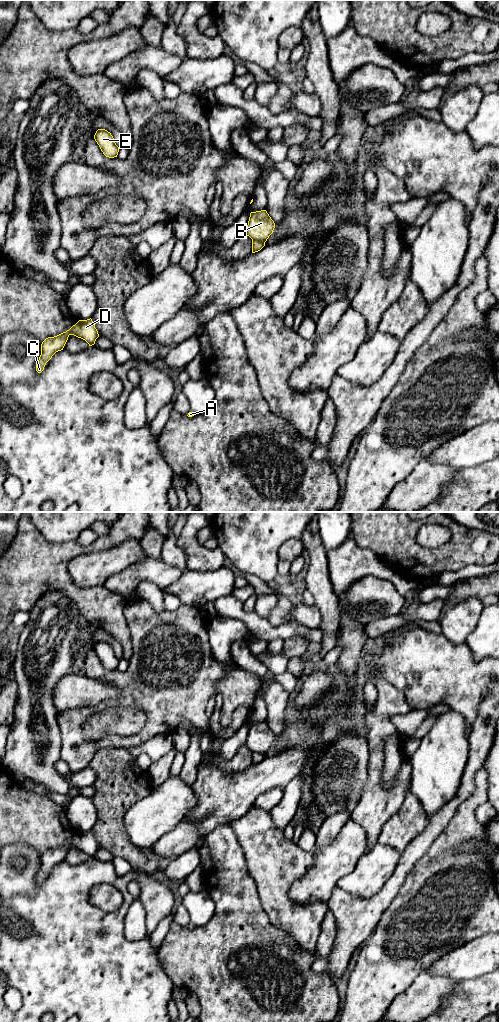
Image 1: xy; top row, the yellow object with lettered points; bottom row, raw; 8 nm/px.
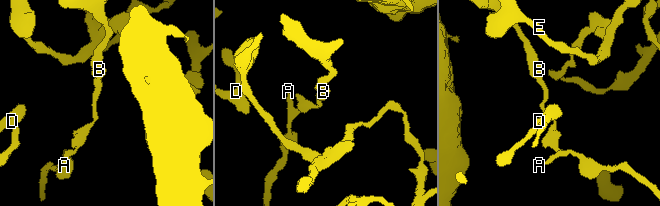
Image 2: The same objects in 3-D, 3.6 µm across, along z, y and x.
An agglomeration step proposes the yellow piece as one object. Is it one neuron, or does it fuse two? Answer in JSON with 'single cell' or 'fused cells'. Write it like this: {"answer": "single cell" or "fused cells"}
{"answer": "fused cells"}

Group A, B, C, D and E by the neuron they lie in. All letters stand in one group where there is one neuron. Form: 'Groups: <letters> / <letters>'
Groups: A C D / B E

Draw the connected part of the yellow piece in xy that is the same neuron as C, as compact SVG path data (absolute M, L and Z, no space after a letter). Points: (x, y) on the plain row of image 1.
M90 830L87 832L79 832L66 844L54 849L46 850L41 856L41 867L36 876L36 883L38 885L41 885L44 882L46 875L56 864L63 862L70 847L85 852L89 858L94 857L96 851L99 849L98 843Z

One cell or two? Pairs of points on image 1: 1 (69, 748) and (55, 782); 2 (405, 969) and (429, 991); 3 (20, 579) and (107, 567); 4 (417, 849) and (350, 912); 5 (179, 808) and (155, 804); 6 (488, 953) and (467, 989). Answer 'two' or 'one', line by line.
1: two
2: two
3: two
4: one
5: one
6: two

